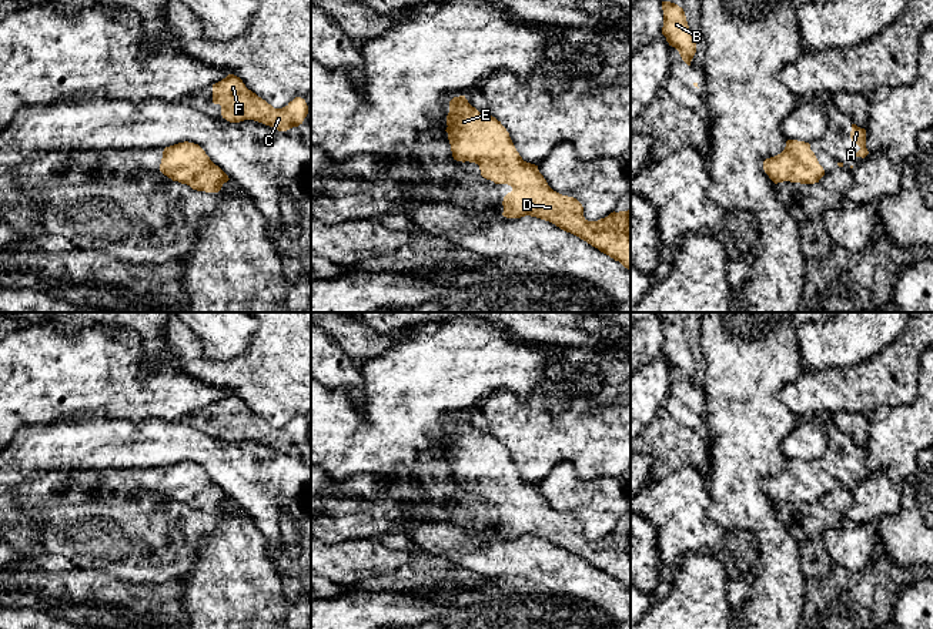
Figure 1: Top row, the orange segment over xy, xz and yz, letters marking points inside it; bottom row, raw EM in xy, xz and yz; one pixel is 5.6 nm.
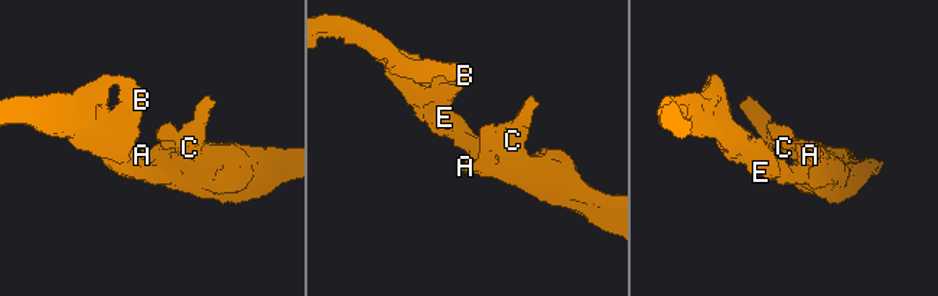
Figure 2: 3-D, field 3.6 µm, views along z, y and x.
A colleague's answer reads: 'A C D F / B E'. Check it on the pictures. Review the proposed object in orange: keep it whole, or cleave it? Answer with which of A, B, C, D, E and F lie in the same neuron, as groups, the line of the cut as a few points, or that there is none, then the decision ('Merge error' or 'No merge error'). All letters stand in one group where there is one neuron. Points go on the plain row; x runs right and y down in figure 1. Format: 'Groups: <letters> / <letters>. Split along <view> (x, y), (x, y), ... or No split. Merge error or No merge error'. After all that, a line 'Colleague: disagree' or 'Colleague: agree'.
Groups: A B C D E F. No split. No merge error
Colleague: disagree

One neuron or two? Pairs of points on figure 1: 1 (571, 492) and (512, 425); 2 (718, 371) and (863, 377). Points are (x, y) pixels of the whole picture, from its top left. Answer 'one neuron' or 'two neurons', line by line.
1: two neurons
2: two neurons

